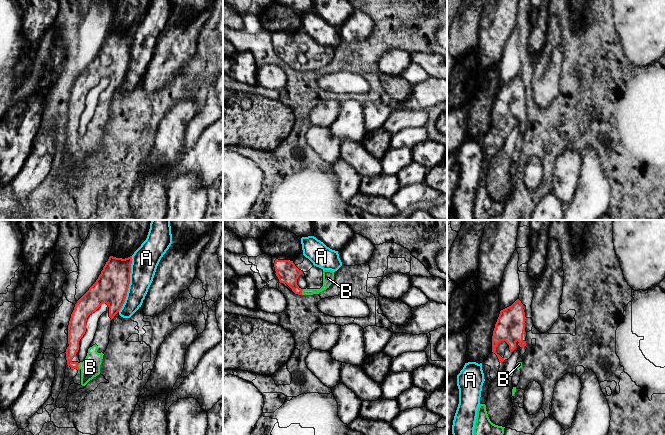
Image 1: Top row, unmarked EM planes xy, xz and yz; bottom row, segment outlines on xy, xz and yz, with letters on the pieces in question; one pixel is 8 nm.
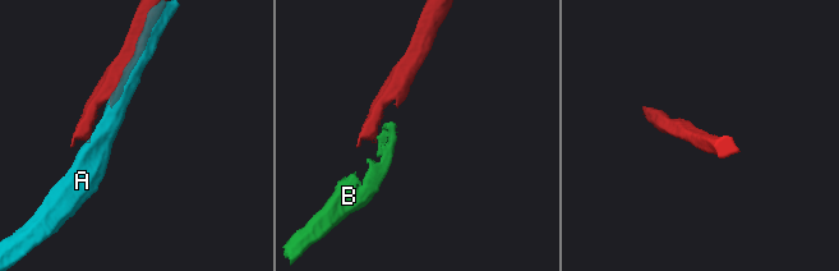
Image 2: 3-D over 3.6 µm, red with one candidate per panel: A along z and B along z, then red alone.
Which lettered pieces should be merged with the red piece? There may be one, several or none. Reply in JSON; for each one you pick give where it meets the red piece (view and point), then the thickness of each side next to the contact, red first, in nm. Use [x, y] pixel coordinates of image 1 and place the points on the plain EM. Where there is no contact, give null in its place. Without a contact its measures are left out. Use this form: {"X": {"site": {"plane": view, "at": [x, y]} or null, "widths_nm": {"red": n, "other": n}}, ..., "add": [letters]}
{"B": {"site": {"plane": "xy", "at": [77, 142]}, "widths_nm": {"red": 110, "other": 160}}, "add": ["B"]}

